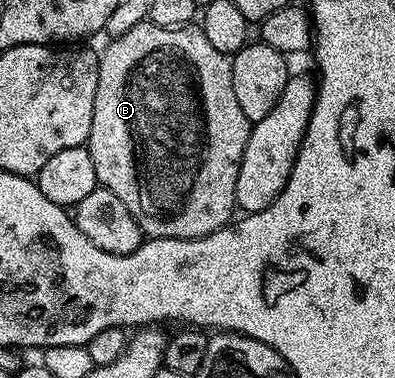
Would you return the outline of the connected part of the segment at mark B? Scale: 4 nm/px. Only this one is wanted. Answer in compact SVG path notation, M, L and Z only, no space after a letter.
M145 21L134 25L130 33L122 33L111 40L105 51L99 52L98 93L94 93L94 117L90 121L90 133L86 144L90 153L90 161L94 161L96 182L104 187L138 221L141 232L149 239L201 239L233 222L236 206L236 190L238 189L238 169L242 165L242 153L246 153L246 141L252 132L246 113L238 106L238 97L234 97L234 77L232 76L232 60L227 55L218 53L210 41L206 41L206 33L199 26L163 27Z

